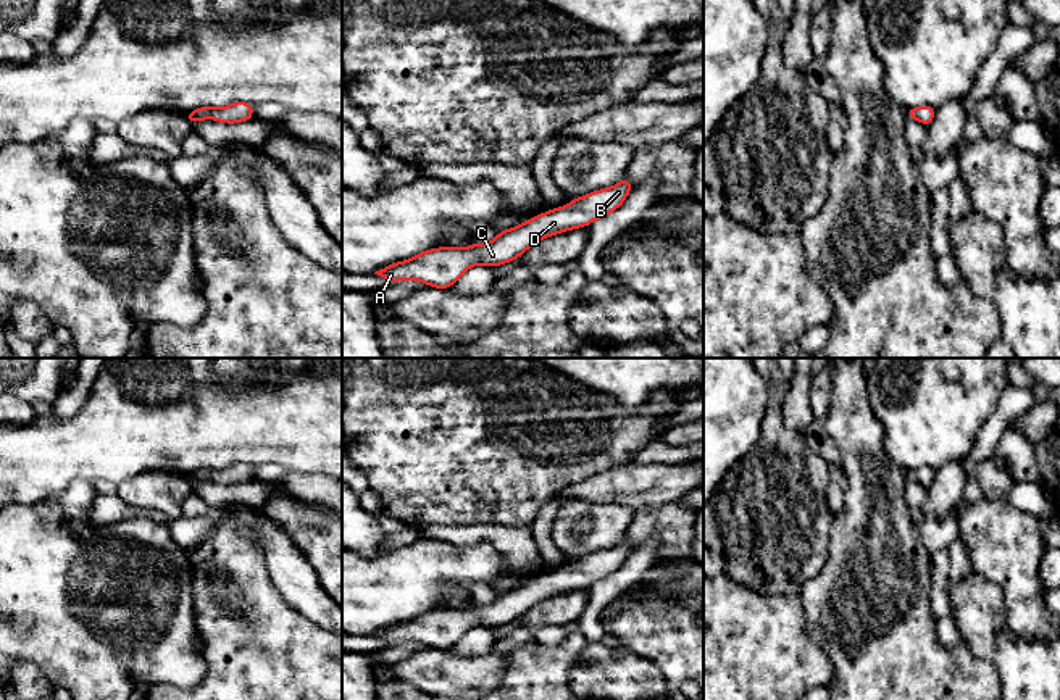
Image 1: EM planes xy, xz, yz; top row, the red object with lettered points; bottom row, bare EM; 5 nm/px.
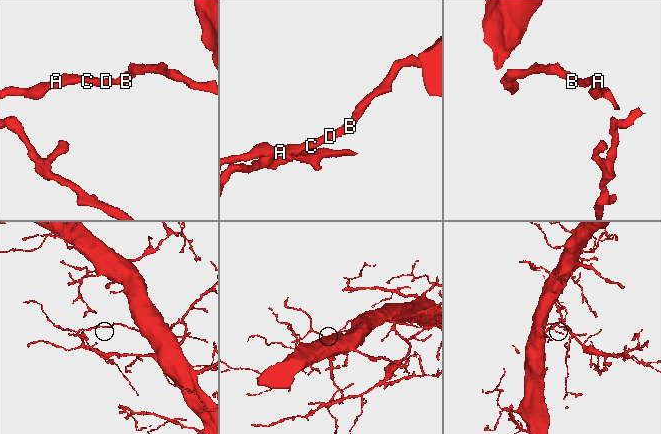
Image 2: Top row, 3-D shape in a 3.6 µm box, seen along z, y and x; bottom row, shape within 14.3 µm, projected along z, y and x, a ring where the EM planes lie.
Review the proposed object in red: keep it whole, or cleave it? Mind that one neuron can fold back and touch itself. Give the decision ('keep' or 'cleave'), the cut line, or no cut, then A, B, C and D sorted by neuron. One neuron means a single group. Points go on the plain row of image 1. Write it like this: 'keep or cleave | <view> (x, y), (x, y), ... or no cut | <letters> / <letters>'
keep | no cut | A B C D

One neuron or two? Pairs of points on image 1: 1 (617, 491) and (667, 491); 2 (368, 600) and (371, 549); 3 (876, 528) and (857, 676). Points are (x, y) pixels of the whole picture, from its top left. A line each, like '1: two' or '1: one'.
1: one
2: two
3: one

